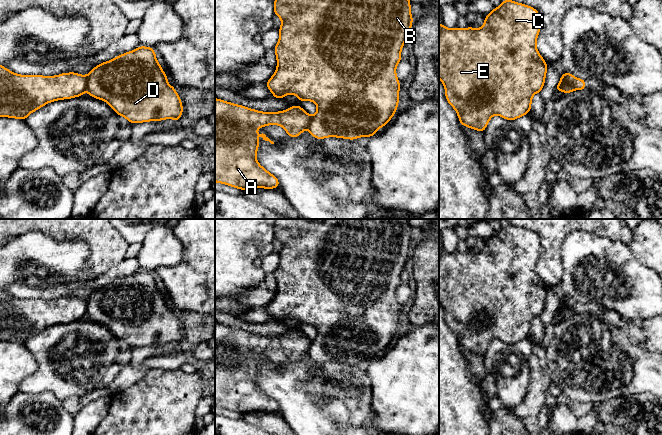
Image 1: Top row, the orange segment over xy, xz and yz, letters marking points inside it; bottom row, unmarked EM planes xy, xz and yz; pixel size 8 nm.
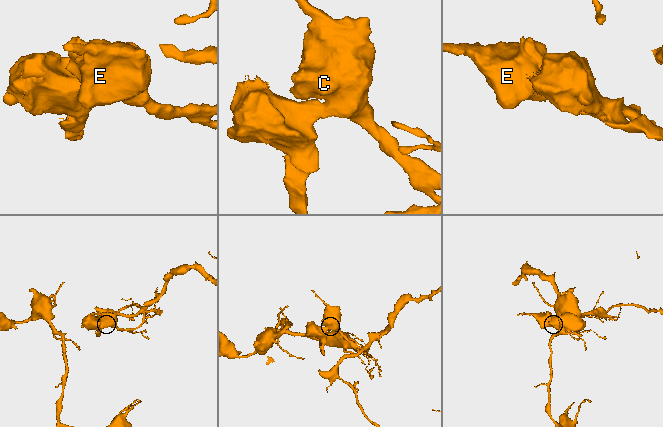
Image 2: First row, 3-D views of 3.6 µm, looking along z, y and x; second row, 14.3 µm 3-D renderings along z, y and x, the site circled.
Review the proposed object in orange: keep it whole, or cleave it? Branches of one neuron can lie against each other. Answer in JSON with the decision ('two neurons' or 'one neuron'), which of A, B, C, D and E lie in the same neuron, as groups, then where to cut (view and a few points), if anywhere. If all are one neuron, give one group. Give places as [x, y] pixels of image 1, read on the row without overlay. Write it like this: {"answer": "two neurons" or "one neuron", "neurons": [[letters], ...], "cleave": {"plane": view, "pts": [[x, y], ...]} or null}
{"answer": "two neurons", "neurons": [["A"], ["B", "C", "D", "E"]], "cleave": {"plane": "xy", "pts": [[85, 300], [86, 313]]}}

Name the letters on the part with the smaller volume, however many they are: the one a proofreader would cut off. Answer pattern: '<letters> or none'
A

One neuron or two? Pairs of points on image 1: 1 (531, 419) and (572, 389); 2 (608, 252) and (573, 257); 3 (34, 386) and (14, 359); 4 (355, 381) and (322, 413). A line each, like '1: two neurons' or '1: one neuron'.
1: two neurons
2: one neuron
3: two neurons
4: two neurons

